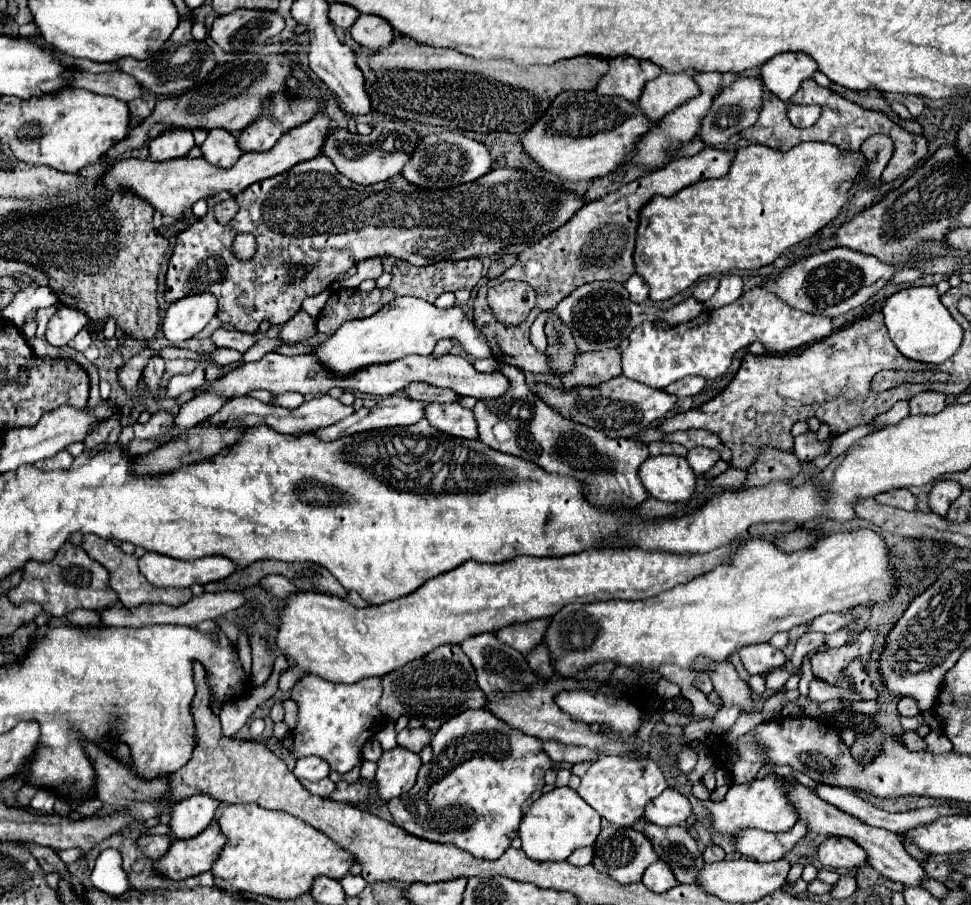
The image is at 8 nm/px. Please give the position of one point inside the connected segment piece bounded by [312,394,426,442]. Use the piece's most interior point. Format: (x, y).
(399, 410)

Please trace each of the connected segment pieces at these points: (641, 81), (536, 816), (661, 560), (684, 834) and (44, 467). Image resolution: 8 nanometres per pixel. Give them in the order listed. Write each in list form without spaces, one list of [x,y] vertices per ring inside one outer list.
[[[620,56],[610,60],[610,72],[596,86],[598,94],[622,96],[628,102],[638,102],[646,82],[658,78],[662,70],[650,60],[636,60],[630,56]]]
[[[564,786],[542,794],[530,806],[530,810],[520,820],[518,836],[522,840],[522,850],[526,852],[528,858],[538,862],[546,862],[546,860],[562,862],[576,848],[594,844],[600,830],[602,830],[602,816],[598,816],[598,812],[594,812],[594,808],[586,804],[576,790]]]
[[[734,542],[702,556],[642,552],[642,548],[600,548],[598,552],[580,552],[578,556],[562,558],[518,556],[504,564],[468,560],[428,580],[406,598],[366,608],[354,608],[338,596],[298,592],[286,598],[280,610],[282,624],[276,640],[280,650],[296,662],[294,668],[282,674],[280,690],[290,692],[302,674],[316,674],[324,680],[344,684],[374,676],[382,678],[386,672],[402,668],[442,644],[462,644],[470,636],[548,618],[572,602],[592,604],[618,598],[652,598],[710,572],[718,564],[730,564],[732,550]]]
[[[646,824],[644,834],[672,870],[678,882],[696,884],[698,872],[704,868],[702,852],[698,850],[696,840],[684,826],[654,826]]]
[[[60,452],[56,454],[54,458],[48,458],[48,460],[40,460],[38,464],[34,464],[38,470],[42,472],[48,472],[48,470],[66,470],[72,466],[72,456],[68,452]]]

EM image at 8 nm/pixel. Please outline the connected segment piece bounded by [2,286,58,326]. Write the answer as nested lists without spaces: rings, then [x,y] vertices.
[[[44,286],[44,288],[24,288],[24,290],[16,292],[12,304],[2,310],[2,316],[6,320],[14,322],[16,326],[22,326],[26,314],[30,314],[38,308],[50,308],[50,306],[56,306],[56,304],[58,304],[58,298],[48,286]]]

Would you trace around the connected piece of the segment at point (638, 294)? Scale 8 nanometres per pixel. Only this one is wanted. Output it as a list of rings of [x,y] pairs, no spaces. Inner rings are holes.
[[[638,274],[630,276],[624,286],[626,286],[626,290],[630,292],[630,296],[632,296],[632,300],[634,300],[636,304],[648,300],[648,286],[646,286],[646,282],[642,280],[642,276],[638,276]]]

